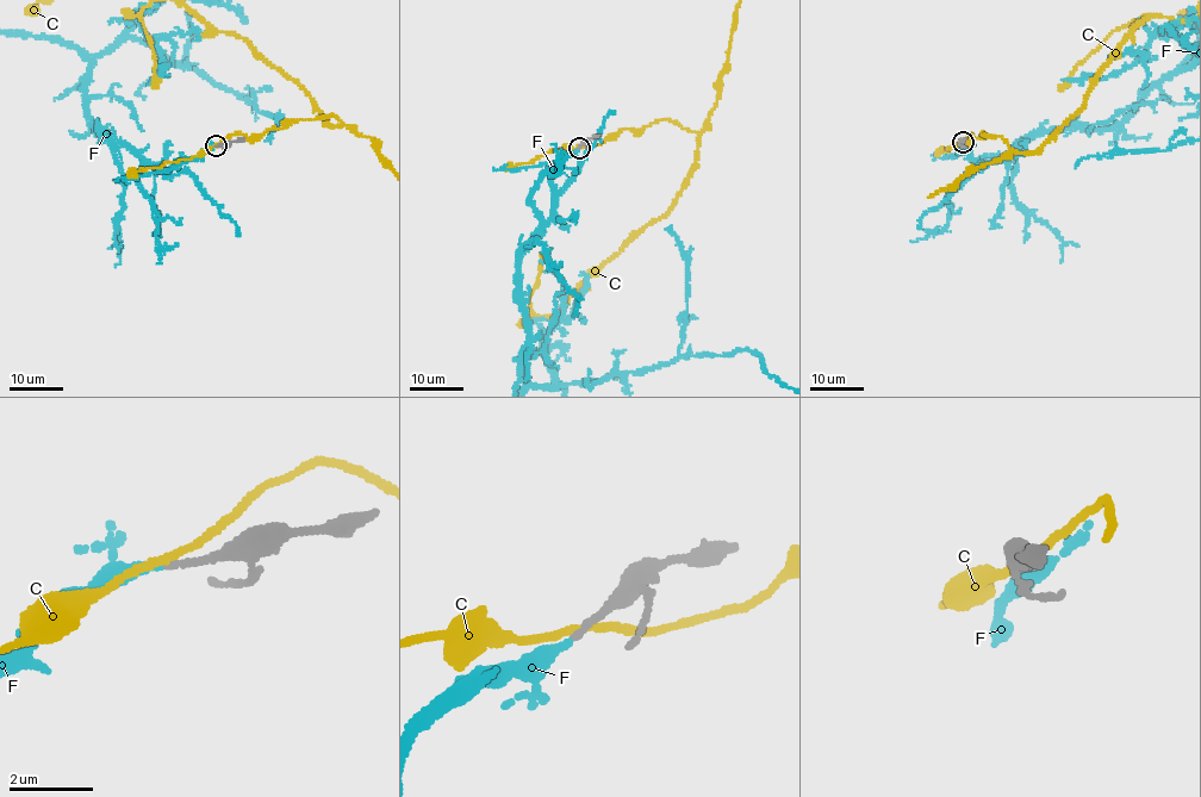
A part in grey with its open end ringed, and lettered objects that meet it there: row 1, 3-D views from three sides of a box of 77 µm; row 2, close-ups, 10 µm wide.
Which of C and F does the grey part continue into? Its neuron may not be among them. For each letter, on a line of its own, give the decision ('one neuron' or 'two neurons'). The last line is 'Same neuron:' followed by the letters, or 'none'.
C: two neurons
F: one neuron
Same neuron: F

